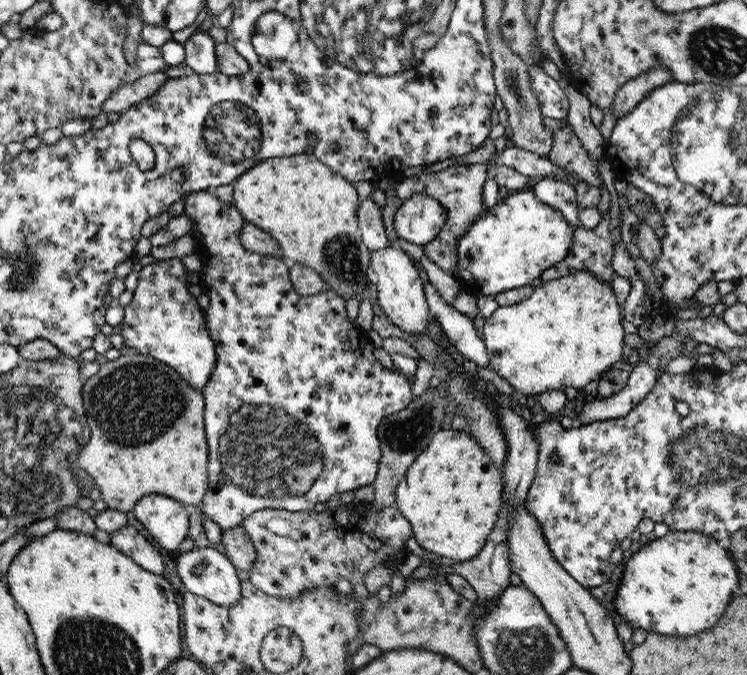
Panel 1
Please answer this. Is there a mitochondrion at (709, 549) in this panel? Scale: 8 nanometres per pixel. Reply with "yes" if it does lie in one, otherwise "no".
no

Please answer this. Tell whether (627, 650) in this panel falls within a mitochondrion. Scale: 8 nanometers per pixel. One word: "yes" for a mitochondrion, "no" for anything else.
no

